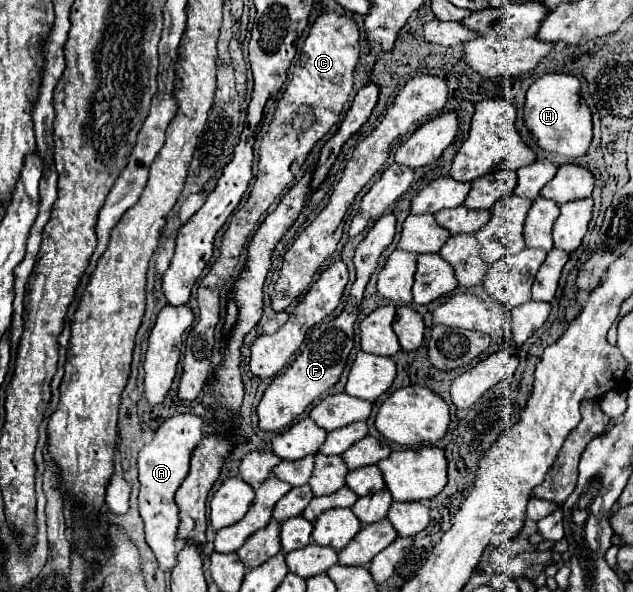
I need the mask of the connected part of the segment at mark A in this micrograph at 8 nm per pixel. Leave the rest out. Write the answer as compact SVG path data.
M182 413L166 419L154 439L140 449L138 455L138 481L140 481L140 517L146 527L146 541L154 551L162 569L176 565L176 531L178 531L178 505L174 501L176 489L188 475L190 457L202 439L204 419L194 413Z

